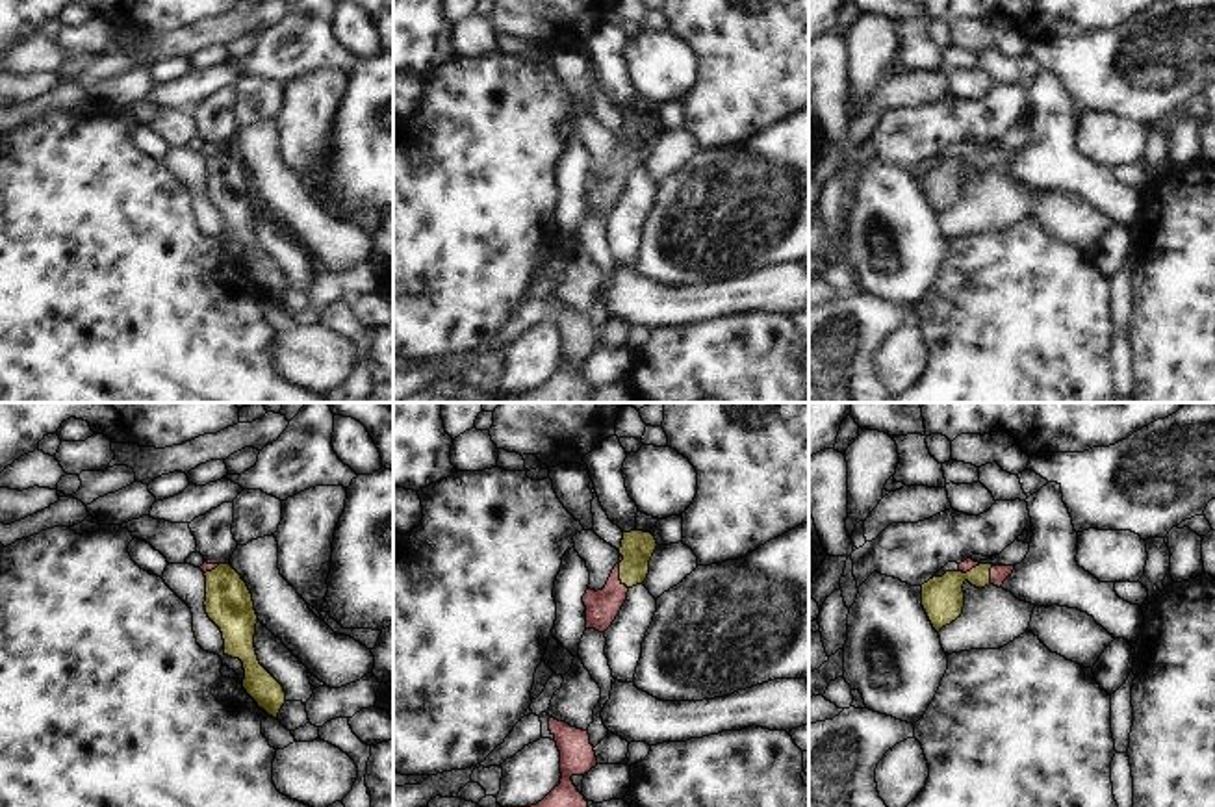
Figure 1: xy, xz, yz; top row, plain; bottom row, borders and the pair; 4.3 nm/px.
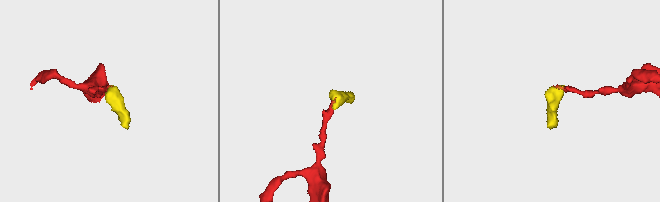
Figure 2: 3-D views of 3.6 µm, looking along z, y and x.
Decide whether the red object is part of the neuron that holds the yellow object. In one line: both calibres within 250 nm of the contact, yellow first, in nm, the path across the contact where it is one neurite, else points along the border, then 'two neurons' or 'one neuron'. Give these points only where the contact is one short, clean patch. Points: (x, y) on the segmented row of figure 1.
140 nm thick on the yellow side, 140 nm on the other; runs through xz (637, 548), (635, 557), (620, 572), (614, 594), (601, 607); one neuron

